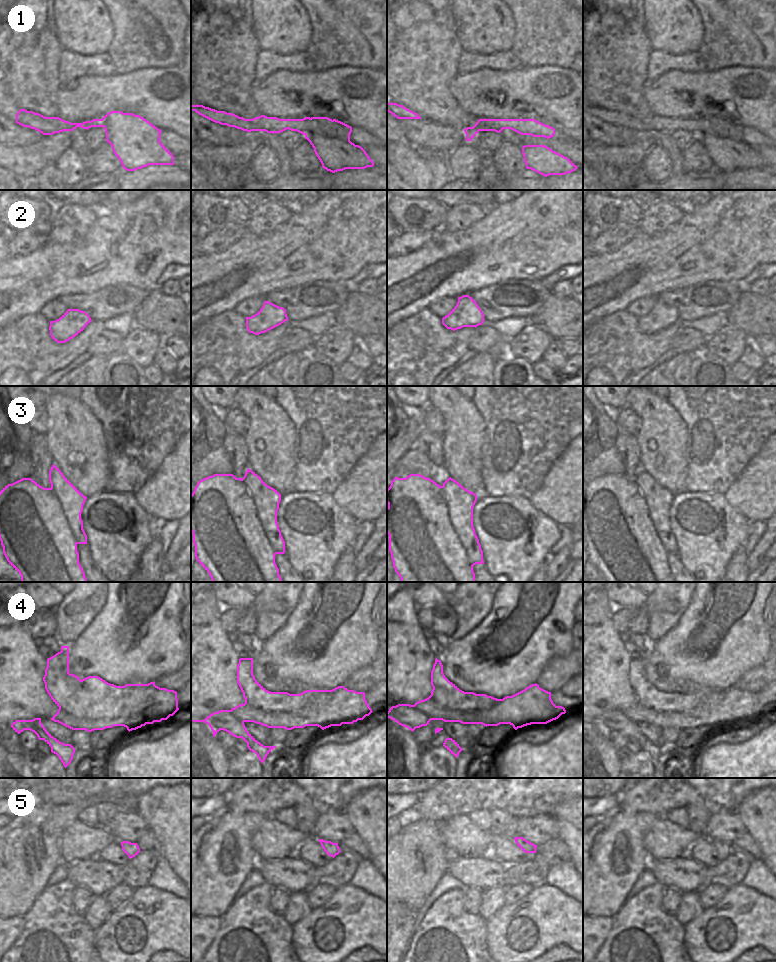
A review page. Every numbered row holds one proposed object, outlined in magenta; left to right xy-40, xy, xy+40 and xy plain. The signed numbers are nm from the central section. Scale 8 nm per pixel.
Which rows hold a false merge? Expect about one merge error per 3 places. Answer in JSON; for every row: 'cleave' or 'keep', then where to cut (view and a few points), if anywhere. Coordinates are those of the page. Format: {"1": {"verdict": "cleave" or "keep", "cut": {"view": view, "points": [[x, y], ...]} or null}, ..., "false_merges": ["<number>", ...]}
{"1": {"verdict": "cleave", "cut": {"view": "xy", "points": [[305, 135], [320, 133], [344, 138], [349, 141]]}}, "2": {"verdict": "keep", "cut": null}, "3": {"verdict": "cleave", "cut": {"view": "xy+40", "points": [[442, 486], [452, 526], [472, 566]]}}, "4": {"verdict": "cleave", "cut": {"view": "xy+40", "points": [[412, 705], [423, 711], [431, 719]]}}, "5": {"verdict": "keep", "cut": null}, "false_merges": ["1", "3", "4"]}

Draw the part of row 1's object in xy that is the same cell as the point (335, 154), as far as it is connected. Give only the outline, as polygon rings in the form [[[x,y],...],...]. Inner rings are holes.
[[[321,133],[306,135],[322,167],[335,173],[345,169],[365,169],[373,167],[374,162],[366,151],[351,141],[329,137]]]

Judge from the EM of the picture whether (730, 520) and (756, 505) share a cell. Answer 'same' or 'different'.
different

